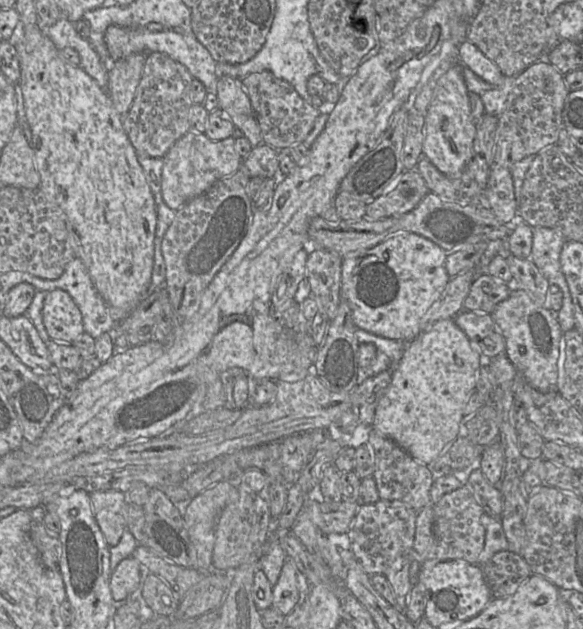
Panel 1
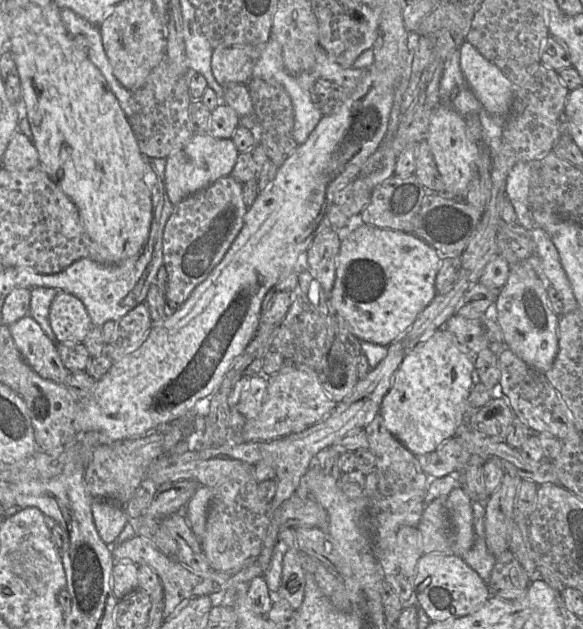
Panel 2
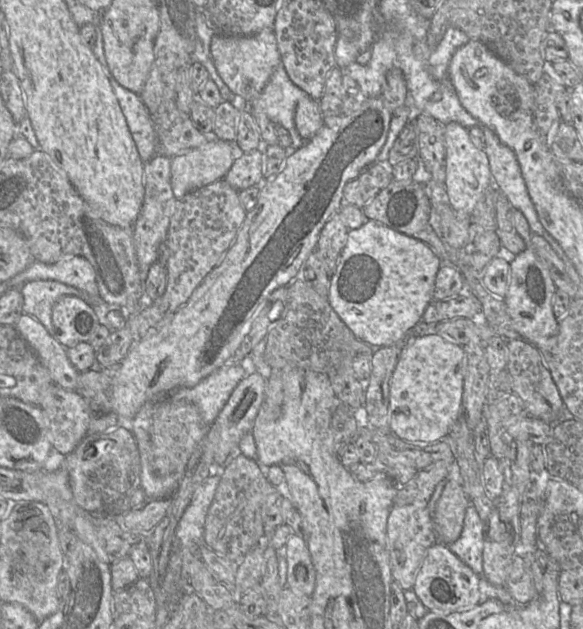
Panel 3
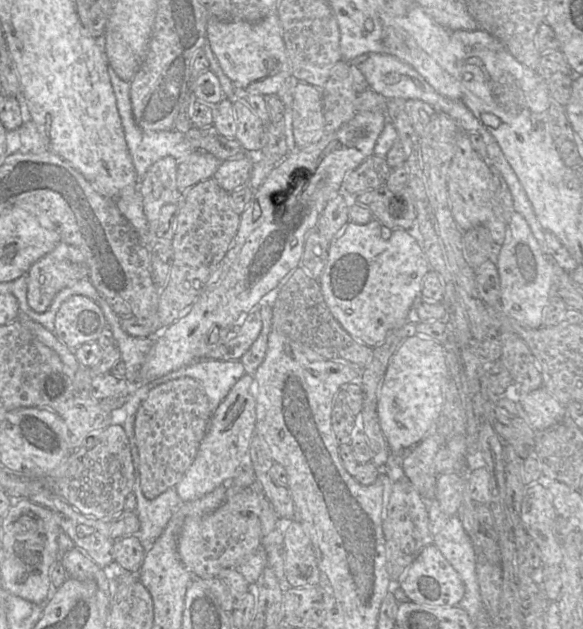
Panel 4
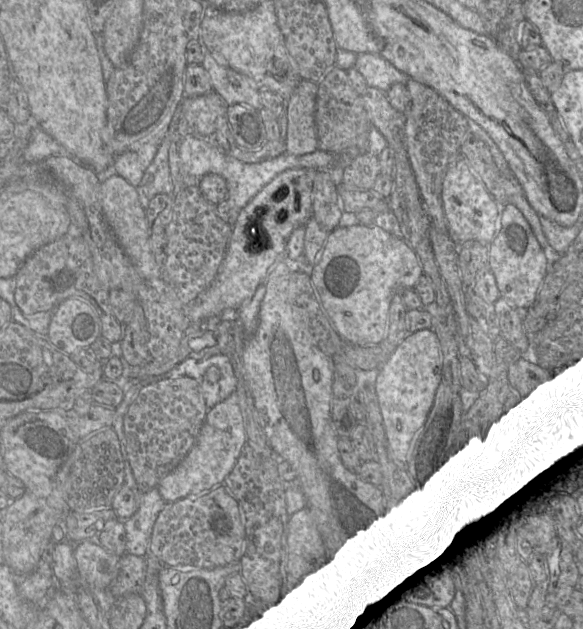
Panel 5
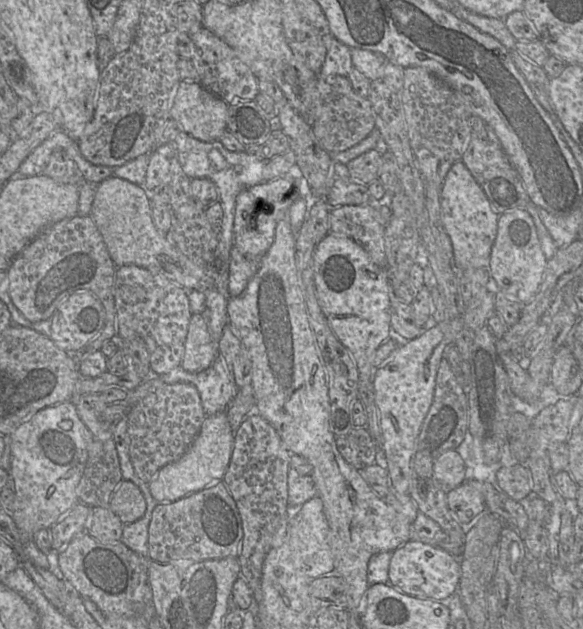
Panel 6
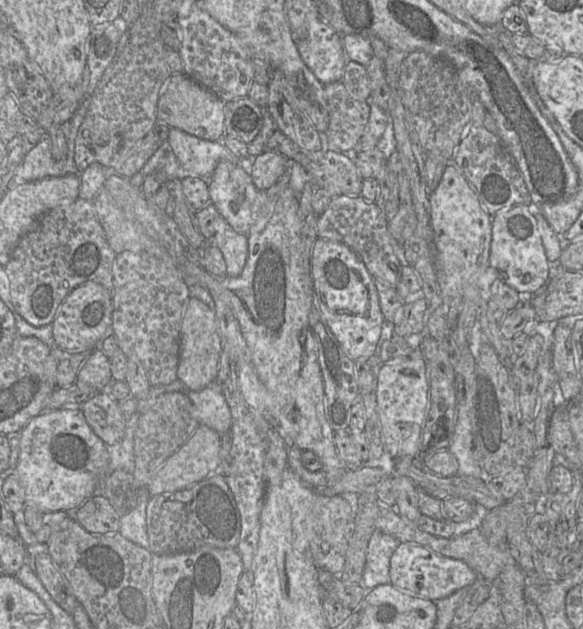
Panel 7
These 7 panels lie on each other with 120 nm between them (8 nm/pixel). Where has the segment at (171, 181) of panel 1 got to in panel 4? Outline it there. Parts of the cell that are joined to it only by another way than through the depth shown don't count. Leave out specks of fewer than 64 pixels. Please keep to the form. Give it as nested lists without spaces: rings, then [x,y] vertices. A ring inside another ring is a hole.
[[[194,151],[178,161],[176,183],[179,192],[185,193],[197,183],[213,178],[222,161],[207,151]]]

